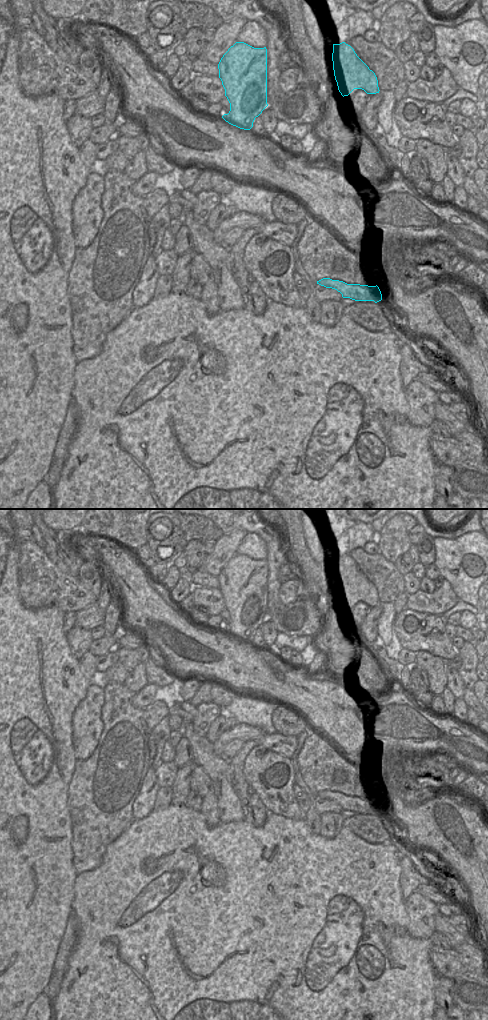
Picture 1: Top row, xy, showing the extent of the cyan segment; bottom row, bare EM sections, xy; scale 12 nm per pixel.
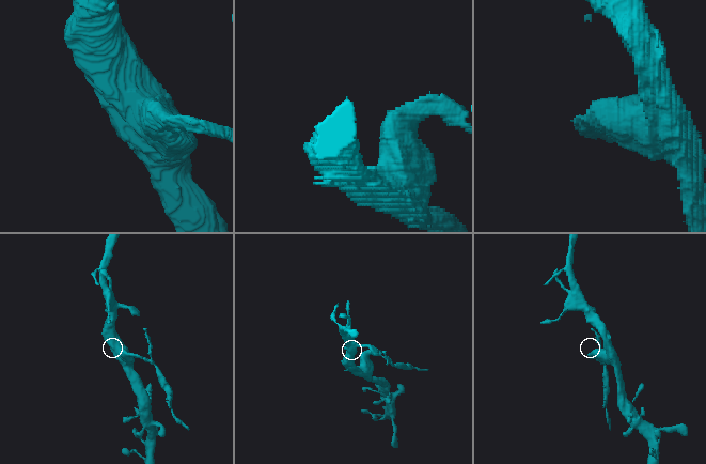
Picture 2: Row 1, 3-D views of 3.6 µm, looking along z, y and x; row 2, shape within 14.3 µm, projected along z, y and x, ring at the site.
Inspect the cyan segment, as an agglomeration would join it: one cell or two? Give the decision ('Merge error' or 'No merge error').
Merge error.

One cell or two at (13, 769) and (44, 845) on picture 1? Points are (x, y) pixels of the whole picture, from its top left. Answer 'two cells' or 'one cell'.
one cell

